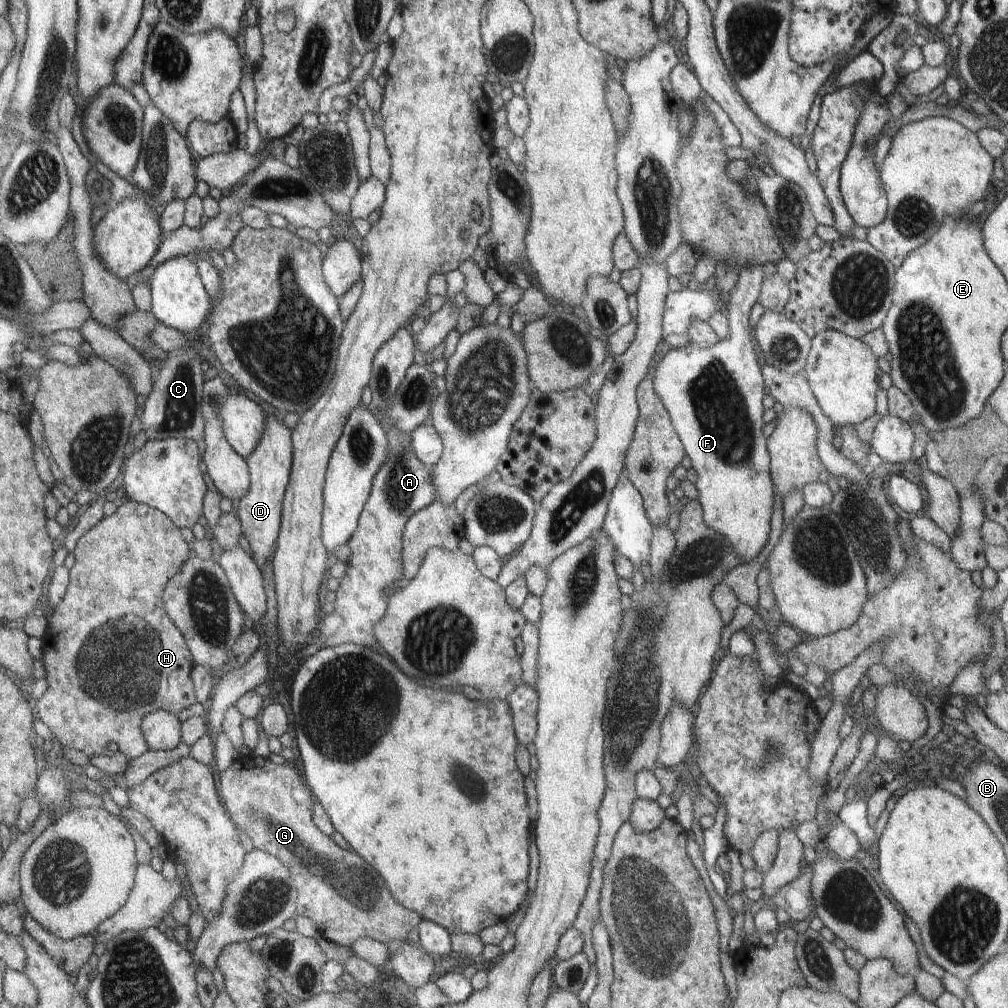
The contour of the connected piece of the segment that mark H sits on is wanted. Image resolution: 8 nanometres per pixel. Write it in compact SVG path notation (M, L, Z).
M127 501L123 503L116 512L111 516L103 516L103 518L88 530L82 536L75 546L74 550L74 566L69 569L69 583L66 589L66 594L62 598L62 602L56 606L50 622L46 627L46 636L42 638L45 646L43 647L42 662L44 670L46 670L46 680L48 680L48 688L46 692L39 698L35 704L34 711L44 724L52 731L55 738L60 741L62 746L72 748L72 750L80 751L87 755L90 759L94 756L104 756L108 750L110 742L116 742L119 752L123 755L126 754L128 758L135 759L142 756L149 750L148 744L142 736L141 724L143 718L151 712L157 710L165 710L178 716L178 713L190 706L196 704L197 698L192 684L191 672L194 665L192 653L186 640L181 632L176 630L176 626L170 622L170 618L166 616L162 604L162 592L168 584L170 578L174 578L180 572L182 564L188 560L190 555L193 555L189 544L182 538L180 529L158 509L151 506L136 502Z

